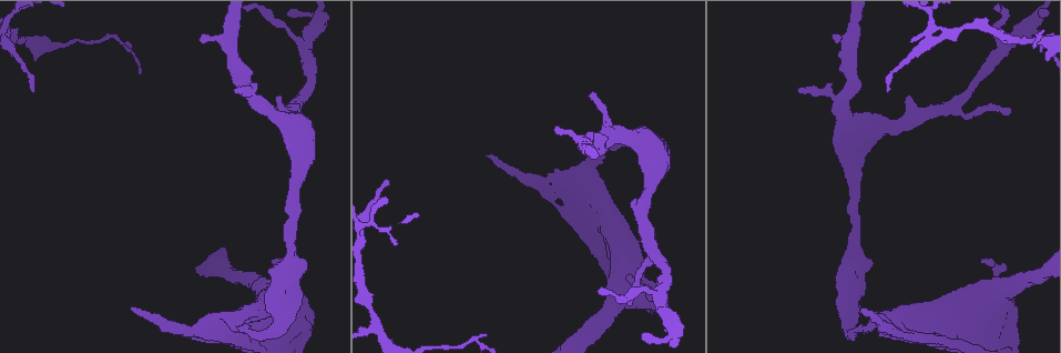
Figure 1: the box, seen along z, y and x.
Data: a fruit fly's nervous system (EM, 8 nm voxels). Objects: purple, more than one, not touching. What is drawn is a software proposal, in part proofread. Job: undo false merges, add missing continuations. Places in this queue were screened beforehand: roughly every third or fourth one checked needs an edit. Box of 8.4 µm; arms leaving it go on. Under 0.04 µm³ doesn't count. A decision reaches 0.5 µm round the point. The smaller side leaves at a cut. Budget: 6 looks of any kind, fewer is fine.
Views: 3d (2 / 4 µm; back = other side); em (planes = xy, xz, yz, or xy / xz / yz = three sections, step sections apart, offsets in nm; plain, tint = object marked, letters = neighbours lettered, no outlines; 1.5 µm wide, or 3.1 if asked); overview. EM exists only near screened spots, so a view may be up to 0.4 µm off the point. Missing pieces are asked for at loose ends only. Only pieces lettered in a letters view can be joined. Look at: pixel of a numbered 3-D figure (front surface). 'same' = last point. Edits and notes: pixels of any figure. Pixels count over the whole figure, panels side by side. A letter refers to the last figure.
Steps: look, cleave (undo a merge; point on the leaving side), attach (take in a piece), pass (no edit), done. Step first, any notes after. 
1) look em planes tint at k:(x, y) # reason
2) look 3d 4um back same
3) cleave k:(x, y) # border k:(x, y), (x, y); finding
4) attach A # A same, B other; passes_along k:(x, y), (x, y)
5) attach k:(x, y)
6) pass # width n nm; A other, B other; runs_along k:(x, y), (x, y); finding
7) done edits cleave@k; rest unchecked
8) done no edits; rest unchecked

look em planes tint at 1:(798, 92) # tapers out

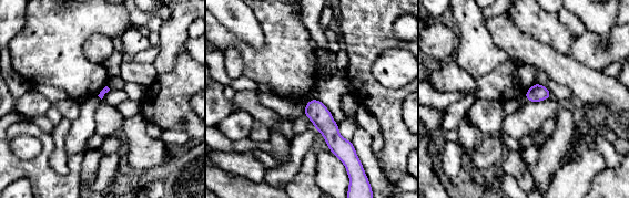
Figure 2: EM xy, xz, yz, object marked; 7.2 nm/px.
look em planes letters same # see the neighbours

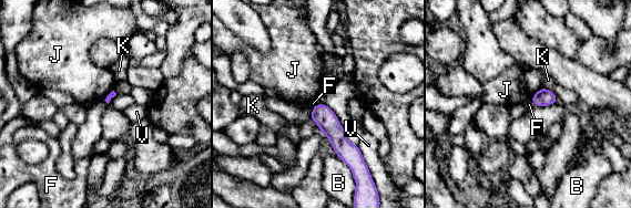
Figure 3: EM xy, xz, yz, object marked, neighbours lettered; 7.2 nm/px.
pass # B other, F other, J other, K other, V other; runs_along 3:(315, 110), (353, 159); no lettered piece goes on from it

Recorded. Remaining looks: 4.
look em xy step 4 tint at 1:(32, 89) # free end

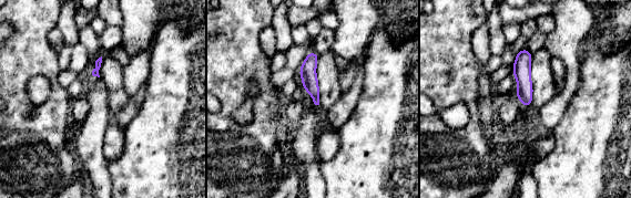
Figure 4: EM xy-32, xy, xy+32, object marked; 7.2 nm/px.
look em yz step 8 tint same

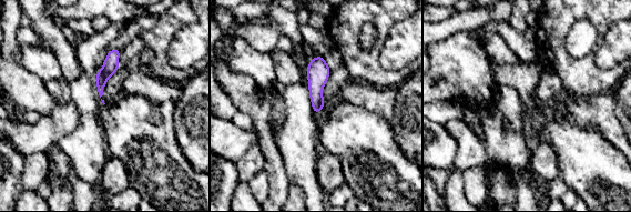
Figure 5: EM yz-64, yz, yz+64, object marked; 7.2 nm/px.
look em yz step 8 letters same # what lies round it

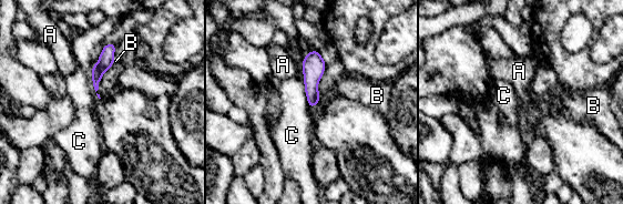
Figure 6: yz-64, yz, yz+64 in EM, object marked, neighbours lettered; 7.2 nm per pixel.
pass # A other, B other, C other; runs_along 6:(112, 46), (98, 70), (95, 83); no lettered piece goes on from it

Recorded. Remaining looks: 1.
look em planes letters at 1:(379, 329)

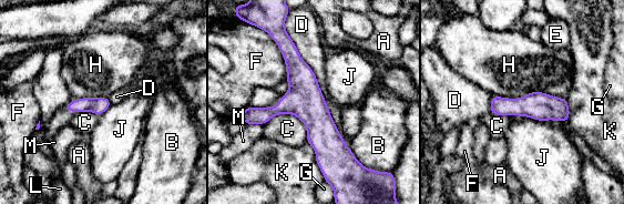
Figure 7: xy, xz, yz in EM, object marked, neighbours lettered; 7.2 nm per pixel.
pass # A other, B other, C other, D other, E other, F other, G other, H other, J other, K other, L other, M other; runs_along 7:(247, 111), (299, 109), (353, 159); continuous, no second neuron

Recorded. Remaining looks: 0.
done no edits; rest unchecked

